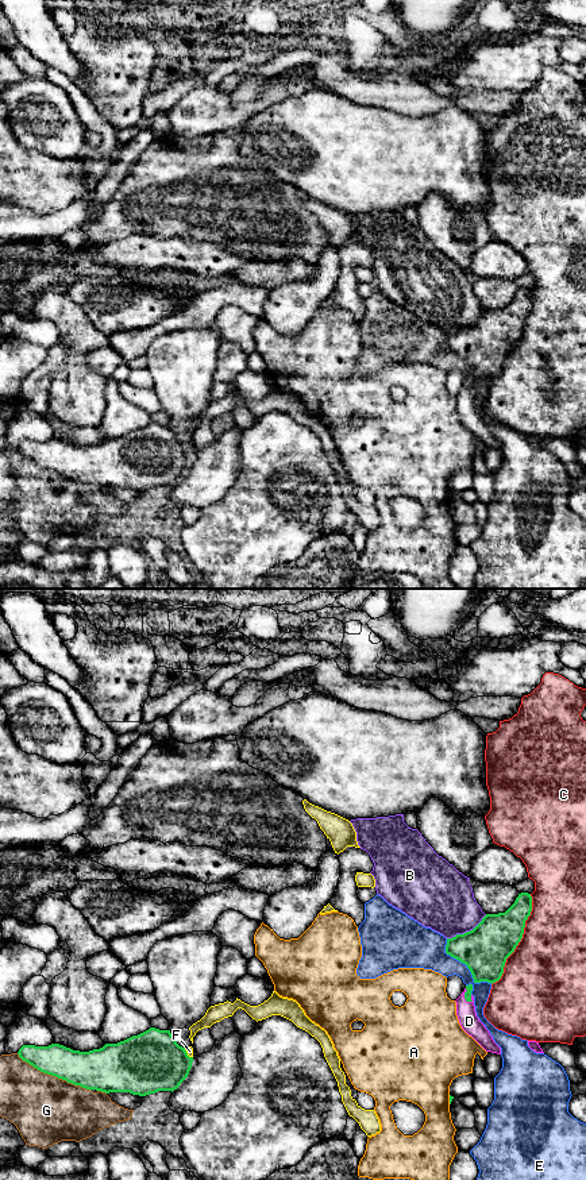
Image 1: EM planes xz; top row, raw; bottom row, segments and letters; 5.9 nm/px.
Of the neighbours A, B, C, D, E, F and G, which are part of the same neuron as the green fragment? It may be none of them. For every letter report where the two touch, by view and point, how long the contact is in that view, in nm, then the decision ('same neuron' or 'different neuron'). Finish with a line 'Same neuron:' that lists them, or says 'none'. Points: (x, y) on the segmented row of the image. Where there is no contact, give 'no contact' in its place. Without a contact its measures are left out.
A: xz (450, 1099) | 60 nm | different neuron
B: xz (466, 932) | 280 nm | different neuron
C: xz (520, 940) | 600 nm | different neuron
D: xz (465, 997) | 100 nm | same neuron
E: xz (466, 964) | 380 nm | different neuron
F: xz (187, 1053) | 80 nm | different neuron
G: xz (54, 1075) | 500 nm | different neuron
Same neuron: D

